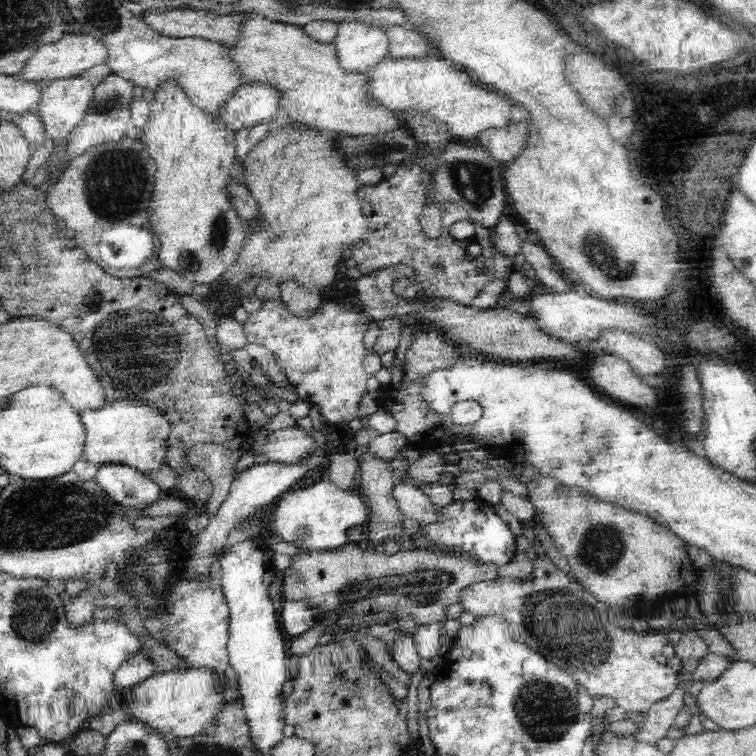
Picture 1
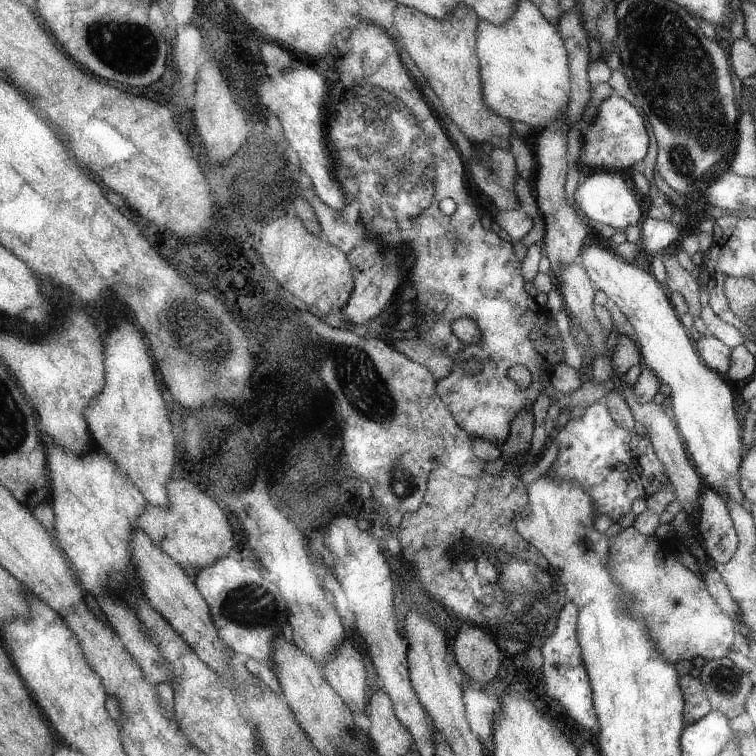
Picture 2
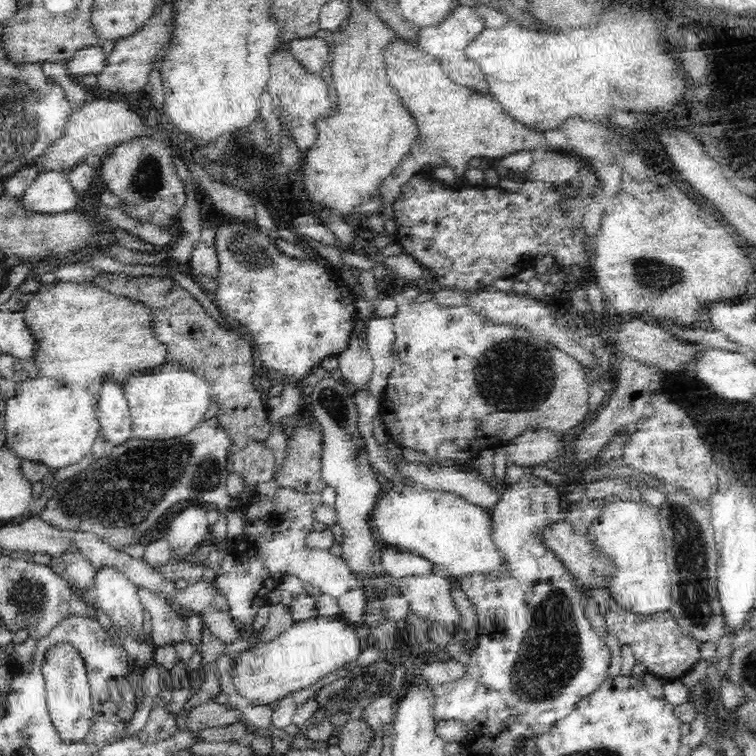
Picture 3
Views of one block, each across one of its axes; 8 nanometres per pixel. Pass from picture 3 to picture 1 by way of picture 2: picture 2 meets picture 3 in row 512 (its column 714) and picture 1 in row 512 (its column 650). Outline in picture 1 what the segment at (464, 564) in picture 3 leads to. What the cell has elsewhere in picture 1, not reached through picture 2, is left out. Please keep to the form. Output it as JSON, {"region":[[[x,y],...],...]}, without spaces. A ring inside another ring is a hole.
{"region":[[[318,482],[304,490],[290,490],[276,500],[272,520],[272,532],[280,542],[294,544],[304,552],[328,552],[342,544],[348,544],[346,532],[350,526],[362,526],[368,520],[366,500],[358,490],[338,492],[328,482]]]}

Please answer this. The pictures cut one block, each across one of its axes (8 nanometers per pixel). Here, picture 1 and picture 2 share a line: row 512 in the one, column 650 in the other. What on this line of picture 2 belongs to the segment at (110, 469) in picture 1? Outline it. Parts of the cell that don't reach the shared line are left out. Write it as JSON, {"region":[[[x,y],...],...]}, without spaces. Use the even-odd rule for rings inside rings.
{"region":[[[611,94],[607,100],[603,100],[597,108],[597,118],[593,118],[593,122],[589,124],[585,136],[583,136],[583,162],[579,160],[583,172],[591,172],[591,170],[613,170],[613,172],[621,172],[627,170],[631,166],[635,166],[637,162],[645,160],[647,152],[649,152],[649,134],[645,128],[645,118],[643,118],[643,110],[637,108],[633,102],[629,102],[627,98],[621,98],[617,94]]]}

